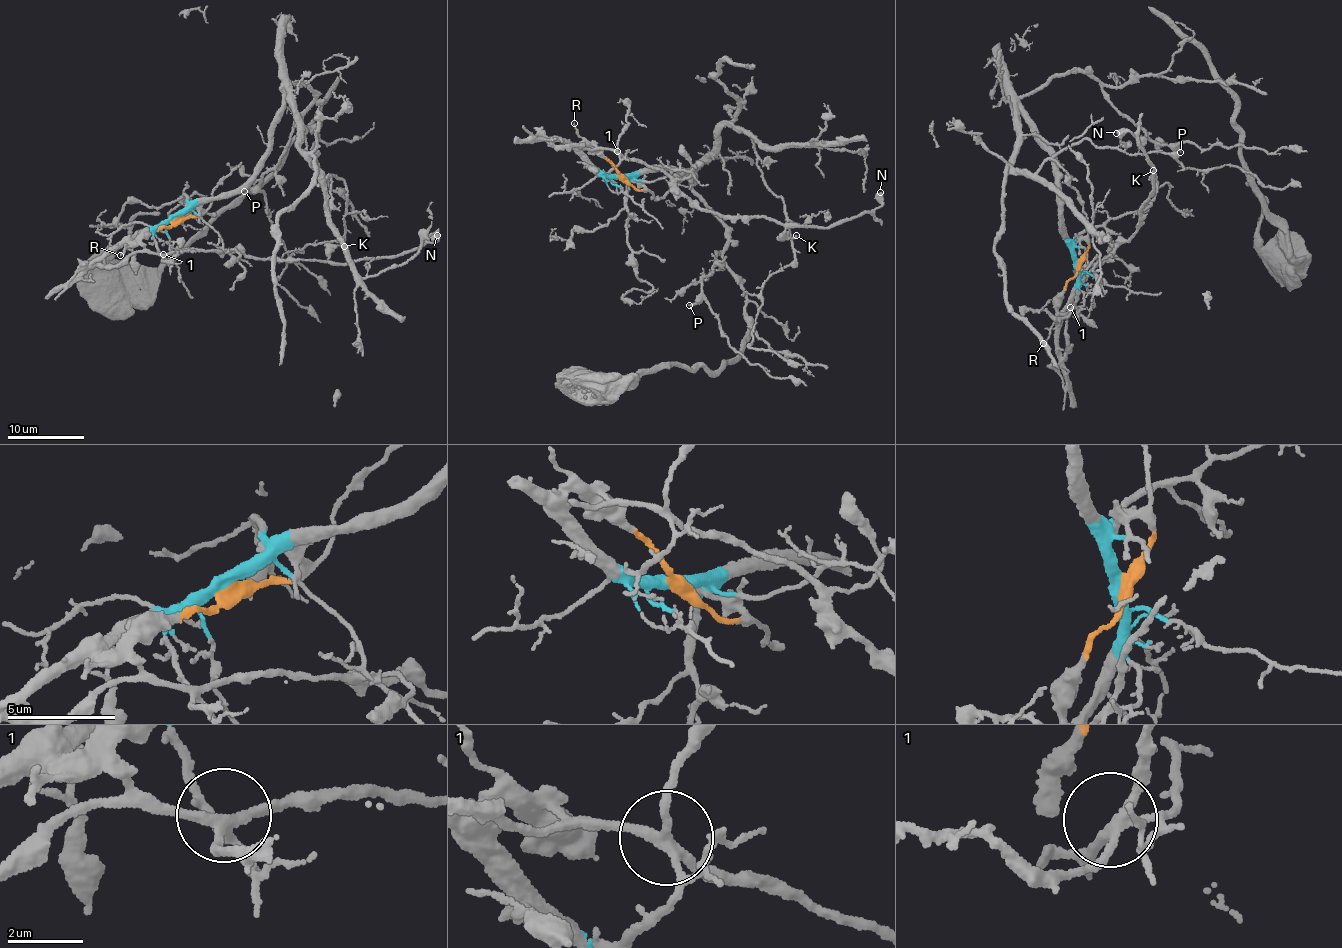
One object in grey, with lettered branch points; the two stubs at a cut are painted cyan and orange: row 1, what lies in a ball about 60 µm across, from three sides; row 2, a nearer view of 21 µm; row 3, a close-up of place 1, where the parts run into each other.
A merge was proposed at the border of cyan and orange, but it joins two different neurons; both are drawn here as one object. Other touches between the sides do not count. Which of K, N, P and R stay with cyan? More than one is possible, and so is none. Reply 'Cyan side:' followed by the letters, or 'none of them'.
Cyan side: P

